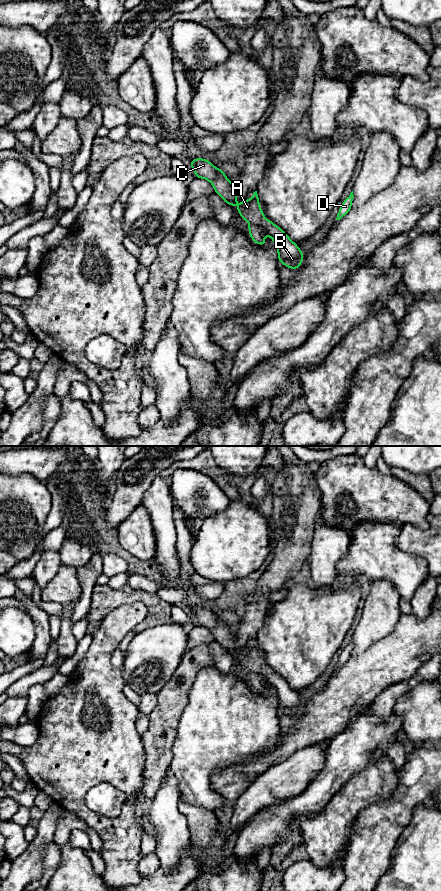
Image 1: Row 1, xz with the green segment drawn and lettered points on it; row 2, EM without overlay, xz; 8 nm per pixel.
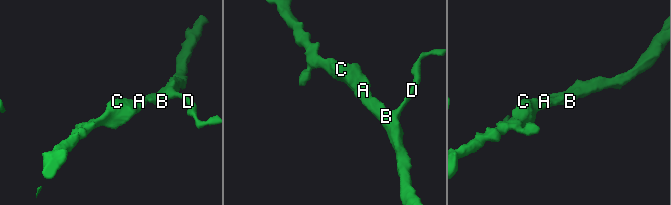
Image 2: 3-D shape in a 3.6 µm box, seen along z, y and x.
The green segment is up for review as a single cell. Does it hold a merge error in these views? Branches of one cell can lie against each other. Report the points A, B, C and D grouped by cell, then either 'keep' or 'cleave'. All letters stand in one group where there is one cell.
A B C D; keep

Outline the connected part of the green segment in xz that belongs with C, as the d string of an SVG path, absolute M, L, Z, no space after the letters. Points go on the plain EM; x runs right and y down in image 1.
M195 606L189 612L194 616L195 626L208 628L217 641L231 655L237 651L237 635L232 632L222 617L216 616L210 609Z

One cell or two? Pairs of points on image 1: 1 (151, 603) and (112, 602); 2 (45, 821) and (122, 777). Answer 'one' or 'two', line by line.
1: one
2: two

